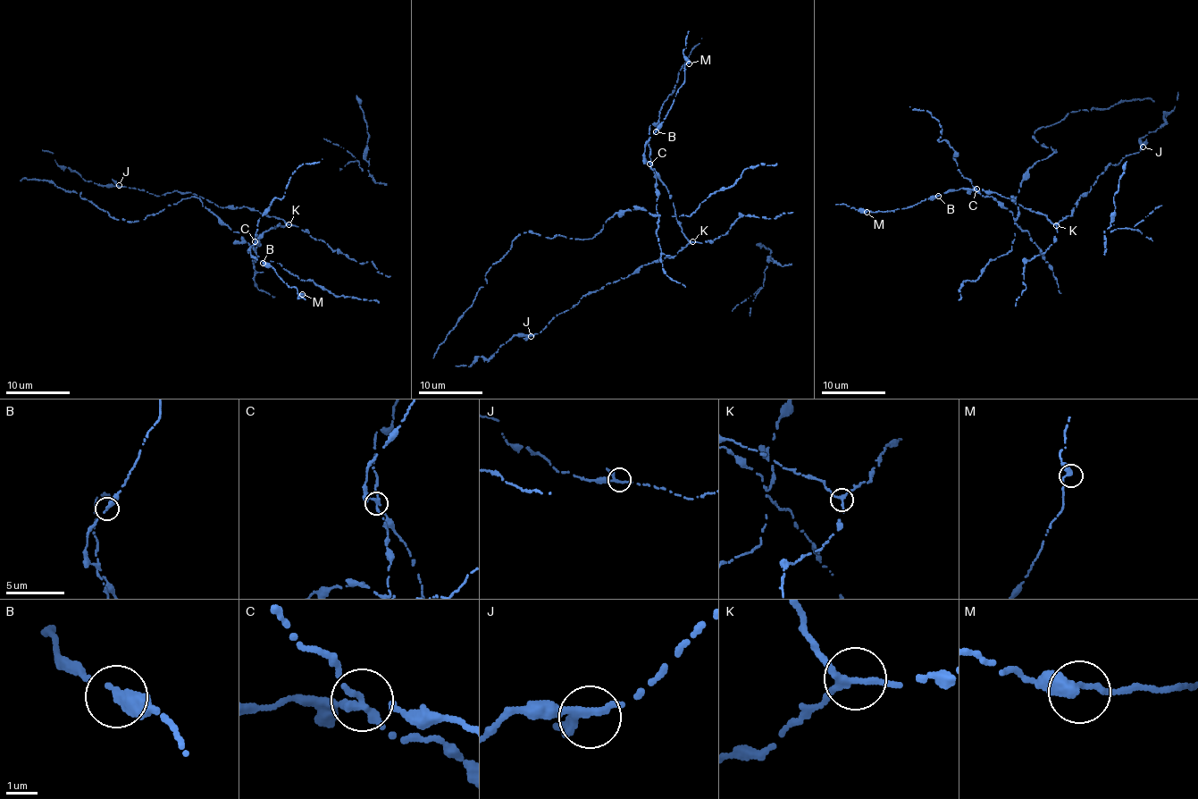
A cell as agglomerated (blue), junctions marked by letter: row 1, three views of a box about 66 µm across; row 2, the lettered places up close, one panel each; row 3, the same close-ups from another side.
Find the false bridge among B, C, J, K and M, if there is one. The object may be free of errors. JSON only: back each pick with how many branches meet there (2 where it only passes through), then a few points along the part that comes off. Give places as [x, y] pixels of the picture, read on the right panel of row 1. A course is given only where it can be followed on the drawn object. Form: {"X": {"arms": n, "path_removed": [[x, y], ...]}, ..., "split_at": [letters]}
{"C": {"arms": 3, "path_removed": [[975, 189], [1016, 219], [1023, 177], [1056, 151], [1041, 144], [1035, 130], [1070, 112], [1153, 102]]}, "split_at": ["C"]}

